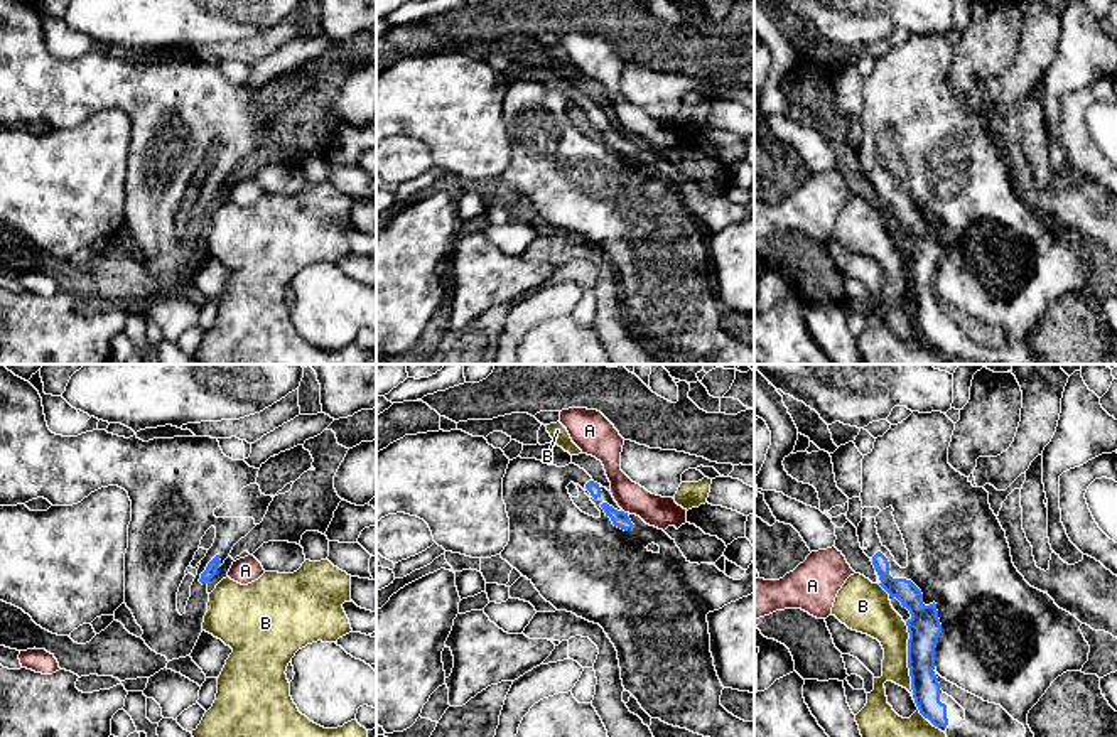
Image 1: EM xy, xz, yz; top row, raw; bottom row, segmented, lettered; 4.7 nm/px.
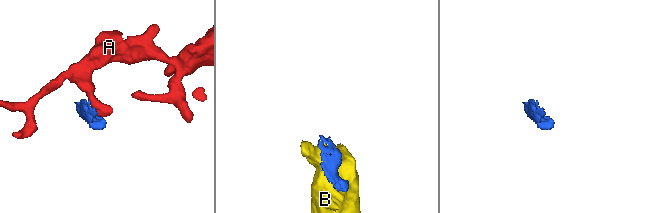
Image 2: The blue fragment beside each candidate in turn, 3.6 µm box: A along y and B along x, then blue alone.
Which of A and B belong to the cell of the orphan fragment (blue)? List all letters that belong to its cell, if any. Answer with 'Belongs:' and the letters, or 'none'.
Belongs: none

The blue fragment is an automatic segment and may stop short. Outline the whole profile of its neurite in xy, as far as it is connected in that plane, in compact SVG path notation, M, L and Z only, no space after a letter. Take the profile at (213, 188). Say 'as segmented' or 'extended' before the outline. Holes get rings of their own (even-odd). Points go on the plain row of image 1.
extended | M0 0L0 128L25 126L37 120L47 121L52 128L73 128L101 110L118 108L125 111L132 123L125 175L125 226L143 253L140 260L167 283L191 278L208 234L208 204L229 179L233 169L263 143L273 123L272 118L260 113L256 106L258 93L245 83L226 79L218 61L211 59L174 59L143 64L137 57L125 61L106 52L93 52L78 59L56 57L47 49L39 13L22 0ZM211 148L216 150L214 165L199 184L186 234L181 238L177 233L179 209Z

